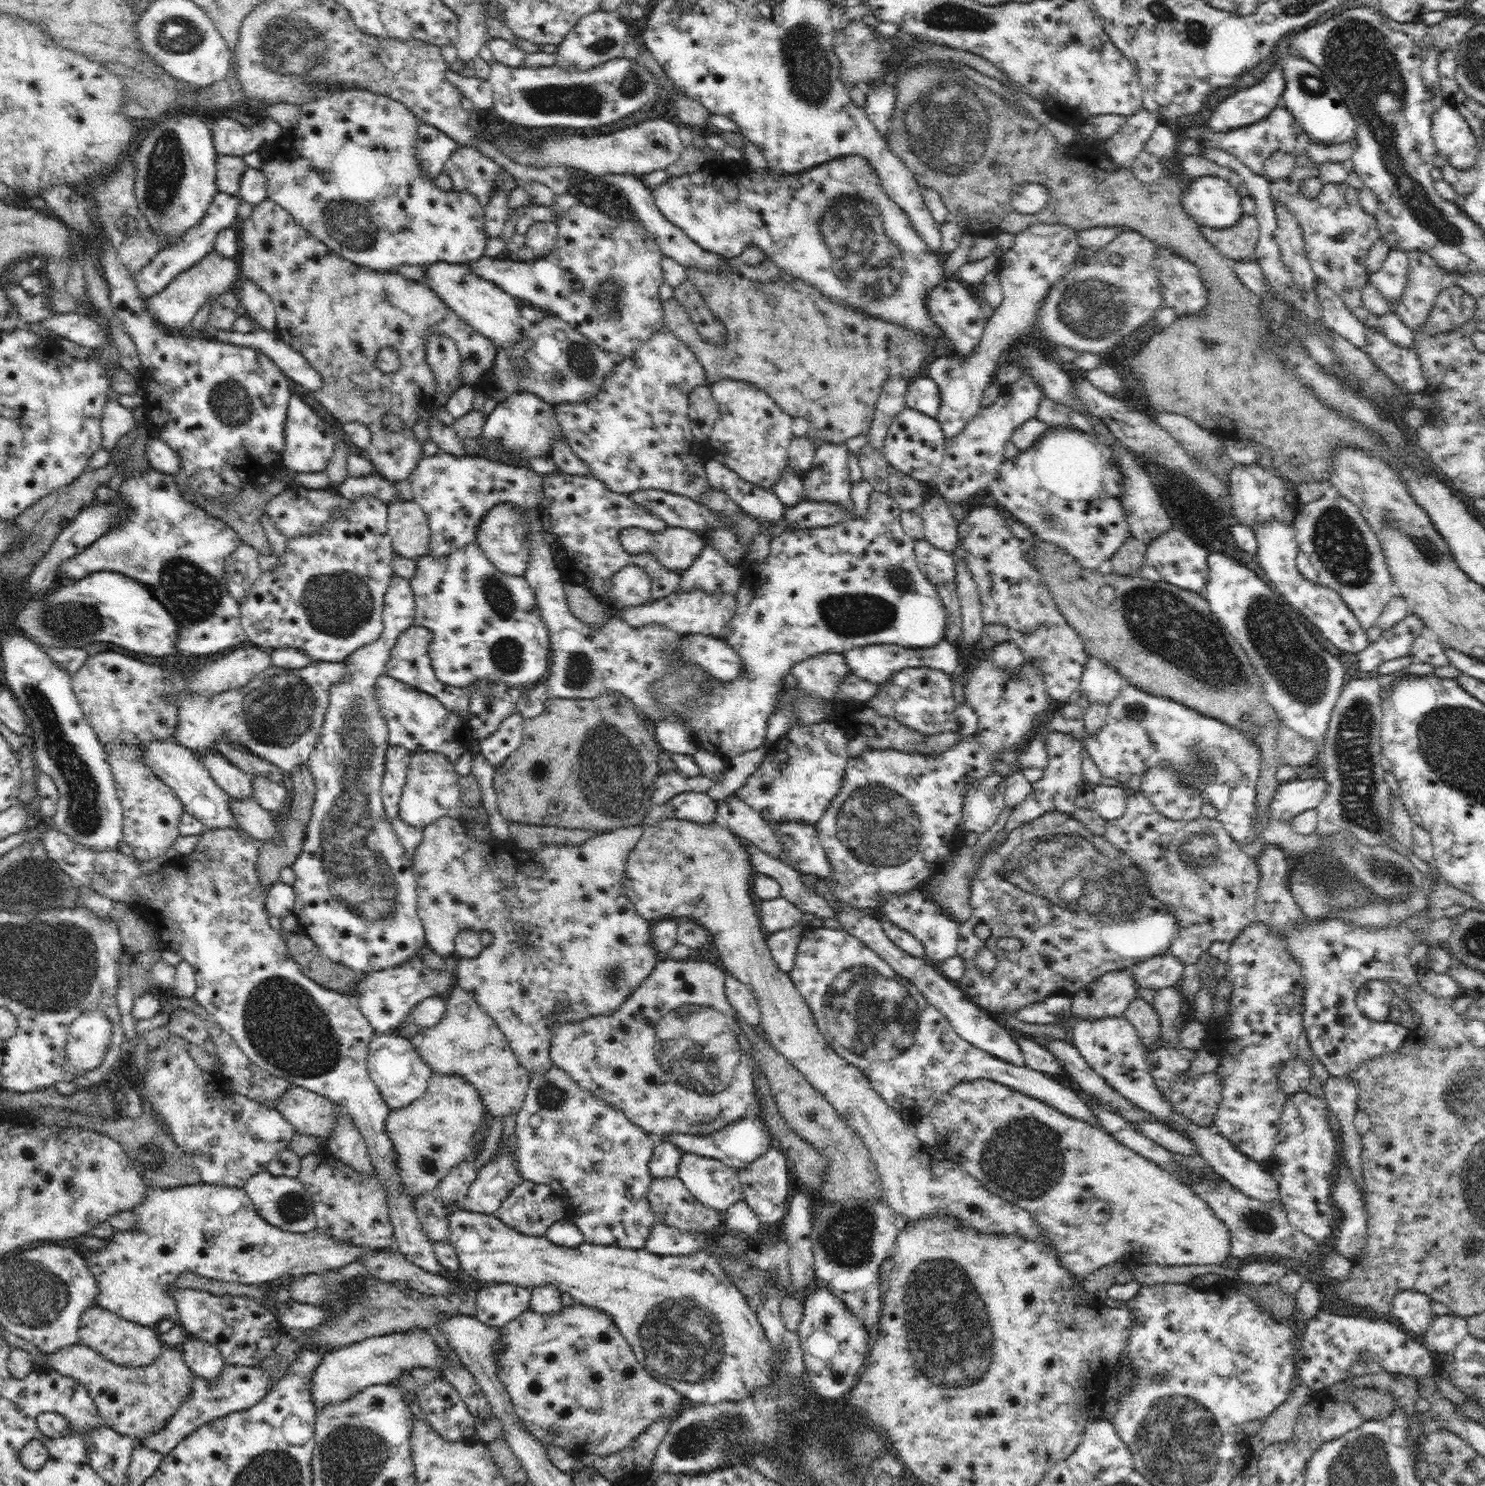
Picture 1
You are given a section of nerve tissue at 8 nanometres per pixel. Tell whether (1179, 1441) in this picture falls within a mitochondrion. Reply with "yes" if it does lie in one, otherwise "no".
yes

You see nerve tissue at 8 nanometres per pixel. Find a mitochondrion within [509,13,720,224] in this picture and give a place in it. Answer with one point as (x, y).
(578, 100)

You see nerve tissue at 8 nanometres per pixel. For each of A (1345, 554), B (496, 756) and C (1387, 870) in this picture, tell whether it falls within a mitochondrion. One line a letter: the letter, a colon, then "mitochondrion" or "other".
A: mitochondrion
B: other
C: mitochondrion

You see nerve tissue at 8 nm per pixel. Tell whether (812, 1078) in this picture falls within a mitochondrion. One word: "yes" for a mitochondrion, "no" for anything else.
no

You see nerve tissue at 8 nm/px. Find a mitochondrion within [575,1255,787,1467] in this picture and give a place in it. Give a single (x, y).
(680, 1340)

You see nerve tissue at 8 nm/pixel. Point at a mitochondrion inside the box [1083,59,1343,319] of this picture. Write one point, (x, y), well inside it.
(1312, 84)

